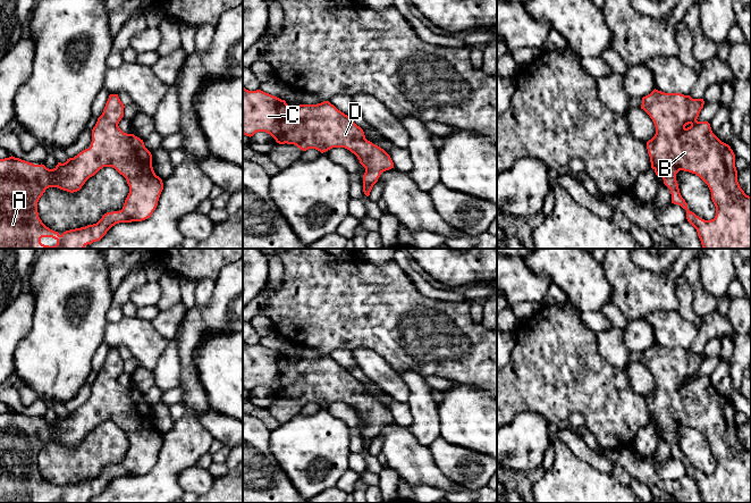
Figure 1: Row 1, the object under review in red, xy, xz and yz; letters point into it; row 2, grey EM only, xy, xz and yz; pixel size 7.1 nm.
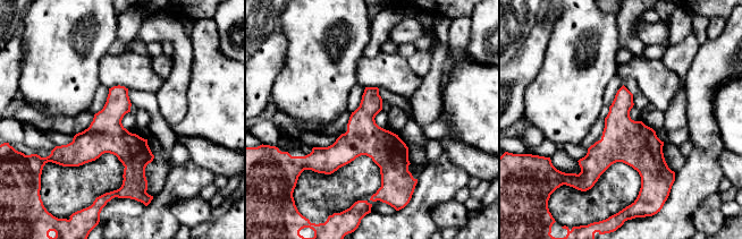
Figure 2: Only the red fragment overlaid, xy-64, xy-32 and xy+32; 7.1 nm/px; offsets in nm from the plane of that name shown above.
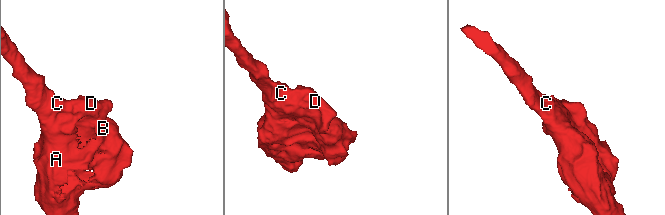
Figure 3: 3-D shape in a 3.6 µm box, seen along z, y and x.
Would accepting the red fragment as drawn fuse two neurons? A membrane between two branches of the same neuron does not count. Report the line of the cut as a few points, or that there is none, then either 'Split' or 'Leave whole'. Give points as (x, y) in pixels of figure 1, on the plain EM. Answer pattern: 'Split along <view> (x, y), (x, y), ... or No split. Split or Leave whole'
No split. Leave whole

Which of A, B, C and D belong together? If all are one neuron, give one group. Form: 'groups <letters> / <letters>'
groups A B C D

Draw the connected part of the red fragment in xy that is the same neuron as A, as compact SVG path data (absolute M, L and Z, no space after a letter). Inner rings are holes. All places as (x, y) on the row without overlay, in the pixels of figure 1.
M110 349L92 384L91 401L64 418L58 417L53 424L12 410L0 413L0 503L84 503L87 498L100 495L116 478L142 476L151 471L158 460L163 437L153 425L152 409L143 394L119 383L124 362L118 349ZM103 421L115 422L127 435L129 447L121 464L107 467L96 478L66 485L61 489L42 477L37 456L47 443L58 442L70 447L77 446ZM42 492L52 492L57 498L44 500L41 497Z

